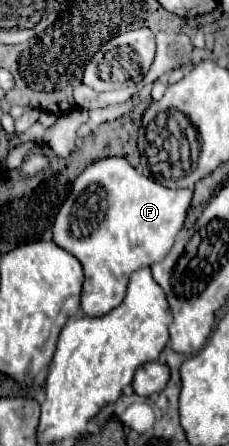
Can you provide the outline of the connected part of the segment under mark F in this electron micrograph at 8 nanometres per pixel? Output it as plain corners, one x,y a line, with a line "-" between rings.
108,157
88,165
74,181
72,193
74,195
68,195
56,215
52,241
82,263
84,285
80,309
84,311
84,315
106,315
108,311
112,311
112,307
118,307
122,303
130,273
142,267
150,267
152,263
164,259
172,249
178,231
184,227
192,189
166,189
160,183
140,175
124,157

